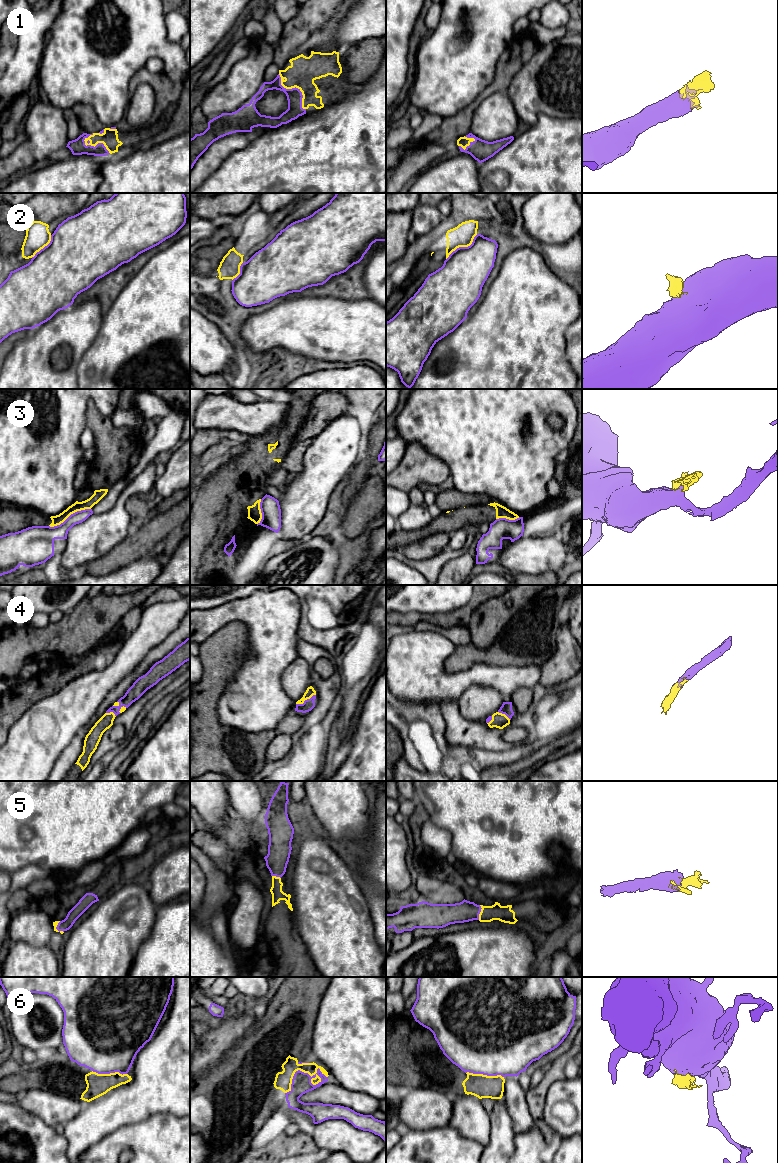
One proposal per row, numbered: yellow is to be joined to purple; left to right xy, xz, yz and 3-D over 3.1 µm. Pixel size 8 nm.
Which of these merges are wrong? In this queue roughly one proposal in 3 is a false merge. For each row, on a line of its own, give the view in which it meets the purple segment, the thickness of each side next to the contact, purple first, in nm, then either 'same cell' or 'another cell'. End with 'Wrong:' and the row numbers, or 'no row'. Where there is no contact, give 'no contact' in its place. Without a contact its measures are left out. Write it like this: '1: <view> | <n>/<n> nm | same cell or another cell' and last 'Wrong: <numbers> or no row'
1: xy | 120/140 nm | same cell
2: yz | 360/180 nm | another cell
3: xy | 150/80 nm | another cell
4: xz | 90/70 nm | same cell
5: yz | 170/130 nm | same cell
6: xz | 160/140 nm | another cell
Wrong: 2, 3, 6

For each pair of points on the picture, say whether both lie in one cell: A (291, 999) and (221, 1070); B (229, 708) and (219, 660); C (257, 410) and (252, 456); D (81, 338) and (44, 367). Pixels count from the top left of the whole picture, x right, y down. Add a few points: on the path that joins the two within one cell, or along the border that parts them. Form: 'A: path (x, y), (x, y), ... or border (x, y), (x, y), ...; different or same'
A: path (275, 1017), (239, 1052); same
B: border (238, 670), (220, 697), (217, 712); different
C: border (265, 433), (257, 436); different
D: path (69, 338), (63, 338), (46, 355); same

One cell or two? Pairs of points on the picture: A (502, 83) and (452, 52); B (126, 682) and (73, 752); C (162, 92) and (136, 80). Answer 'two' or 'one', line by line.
A: two
B: one
C: one

